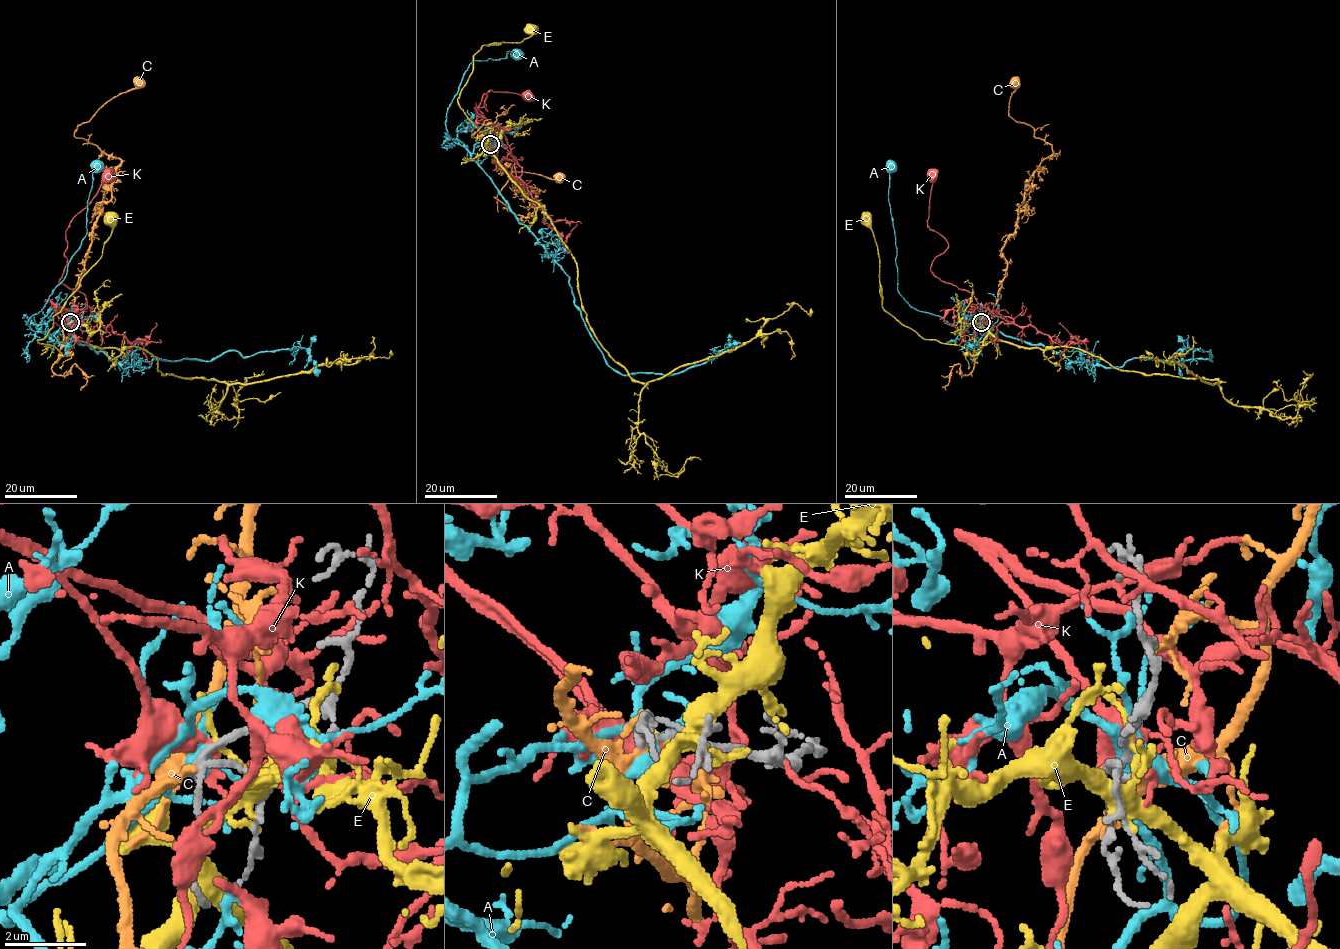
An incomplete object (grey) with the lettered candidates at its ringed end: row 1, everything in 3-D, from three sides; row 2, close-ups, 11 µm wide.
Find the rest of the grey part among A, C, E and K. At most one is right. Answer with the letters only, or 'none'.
A

